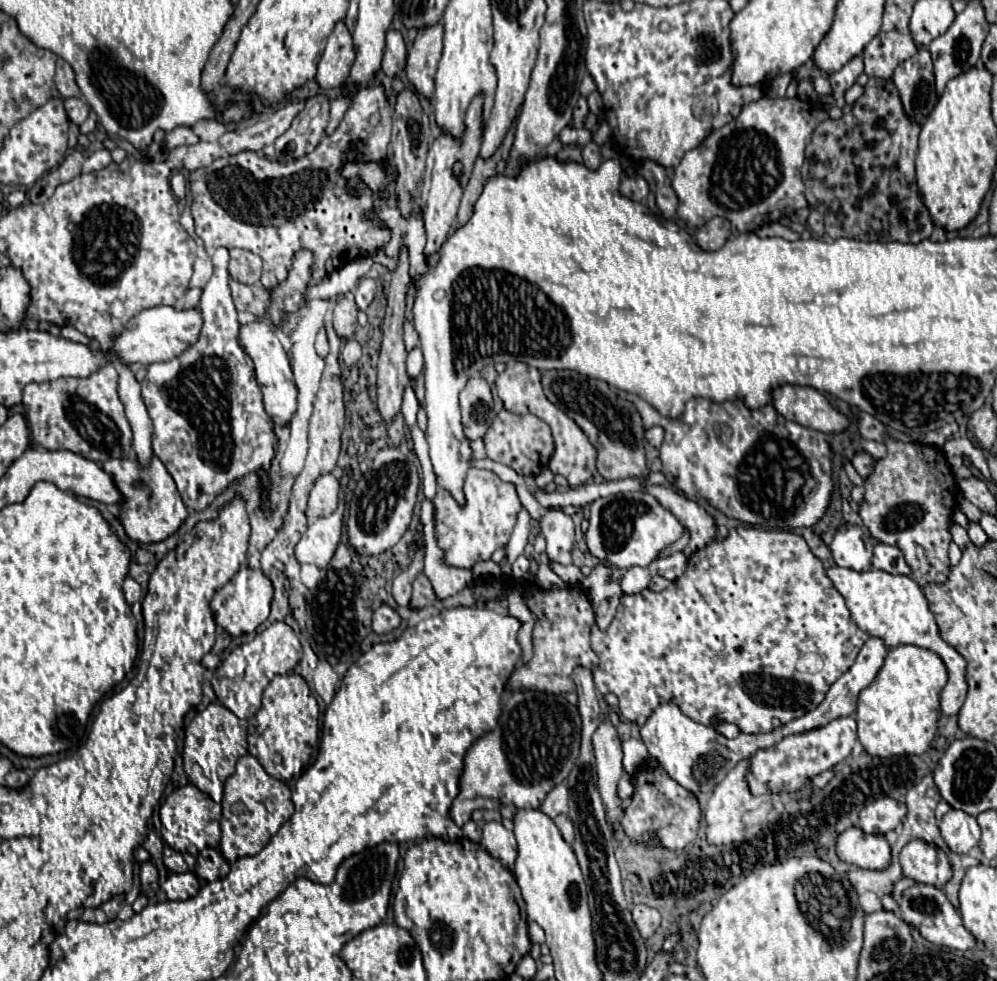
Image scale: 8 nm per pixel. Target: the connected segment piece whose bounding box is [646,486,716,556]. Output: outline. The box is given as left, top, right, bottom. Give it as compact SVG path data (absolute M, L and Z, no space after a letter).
M650 486L646 488L664 508L668 508L680 522L682 526L690 532L690 544L684 548L684 554L690 556L692 552L700 550L702 546L710 544L714 534L716 534L716 524L714 518L706 514L706 510L688 500L686 496L678 494L672 488L664 488L664 486Z

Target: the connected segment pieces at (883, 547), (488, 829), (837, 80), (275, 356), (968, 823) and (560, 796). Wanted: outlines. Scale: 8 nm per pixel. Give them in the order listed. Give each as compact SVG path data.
M878 542L876 548L874 548L872 566L878 568L878 570L890 572L890 574L906 574L906 576L910 576L910 566L902 558L902 550L898 550L898 546Z
M484 822L480 844L504 866L512 868L516 860L516 838L512 830L506 830L500 822Z
M854 56L850 62L846 62L842 66L842 70L834 72L834 74L826 74L828 82L832 84L832 94L836 98L836 106L844 106L844 92L856 82L856 78L862 74L864 66L862 66L862 56Z
M262 320L244 324L244 326L240 326L240 346L244 348L244 352L254 362L256 380L258 380L258 386L264 394L266 412L272 418L280 420L282 424L288 424L292 420L294 412L296 412L296 384L294 384L294 376L292 376L288 356L286 356L280 340L276 336L276 330L270 324L262 322Z
M950 810L940 822L940 832L948 848L956 854L968 854L968 850L980 842L976 818L962 810Z
M558 784L548 792L546 800L542 802L542 812L548 814L550 818L556 818L558 814L568 812L568 788L564 784Z

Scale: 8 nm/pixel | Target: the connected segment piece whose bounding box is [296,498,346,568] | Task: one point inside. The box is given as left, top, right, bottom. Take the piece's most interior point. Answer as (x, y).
(318, 544)

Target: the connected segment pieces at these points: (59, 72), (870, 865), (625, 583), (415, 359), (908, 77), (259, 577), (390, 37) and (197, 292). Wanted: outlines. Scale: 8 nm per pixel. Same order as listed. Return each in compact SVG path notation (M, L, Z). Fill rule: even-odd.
M58 58L58 62L56 62L56 78L54 80L56 80L56 88L62 98L70 98L70 96L82 98L82 92L74 80L74 70L62 58Z
M848 828L838 836L836 852L840 860L866 870L886 870L890 866L890 844L880 834L864 834L860 828Z
M634 566L634 568L630 568L624 576L622 576L622 580L620 580L620 586L622 586L622 592L624 594L636 594L636 592L640 592L640 590L644 590L644 588L648 588L648 582L650 582L650 568L640 568L640 566Z
M416 346L416 348L412 348L412 350L408 352L408 358L406 358L406 370L408 370L408 378L410 378L410 380L416 380L416 378L420 376L422 364L424 364L424 360L422 360L422 350L420 350L420 346Z
M918 48L916 56L902 62L892 76L906 114L922 124L934 108L938 96L934 90L934 60L926 48Z
M242 566L240 572L214 594L210 608L214 612L216 624L222 626L226 634L236 638L242 634L252 634L260 624L266 622L270 614L270 602L272 602L272 584L268 576L264 576L262 570Z
M390 28L386 32L386 48L382 56L382 70L388 76L396 76L404 70L406 64L406 44L398 30Z
M198 288L189 289L188 292L184 294L184 296L178 299L178 301L174 305L174 308L176 310L196 308L196 306L198 306L201 294L202 294L201 289ZM179 302L181 303L180 305L178 305Z

